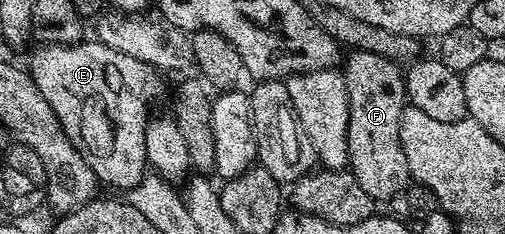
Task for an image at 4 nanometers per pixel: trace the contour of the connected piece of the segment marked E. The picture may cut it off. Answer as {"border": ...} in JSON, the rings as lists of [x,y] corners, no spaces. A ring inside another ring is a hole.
{"border":[[[96,38],[87,40],[76,44],[42,43],[27,63],[27,71],[43,98],[47,98],[47,104],[55,110],[67,138],[79,149],[98,181],[128,190],[147,174],[145,126],[151,119],[148,104],[161,92],[161,80],[157,77],[160,75],[158,69],[139,58],[131,58],[131,54],[123,54]]]}

